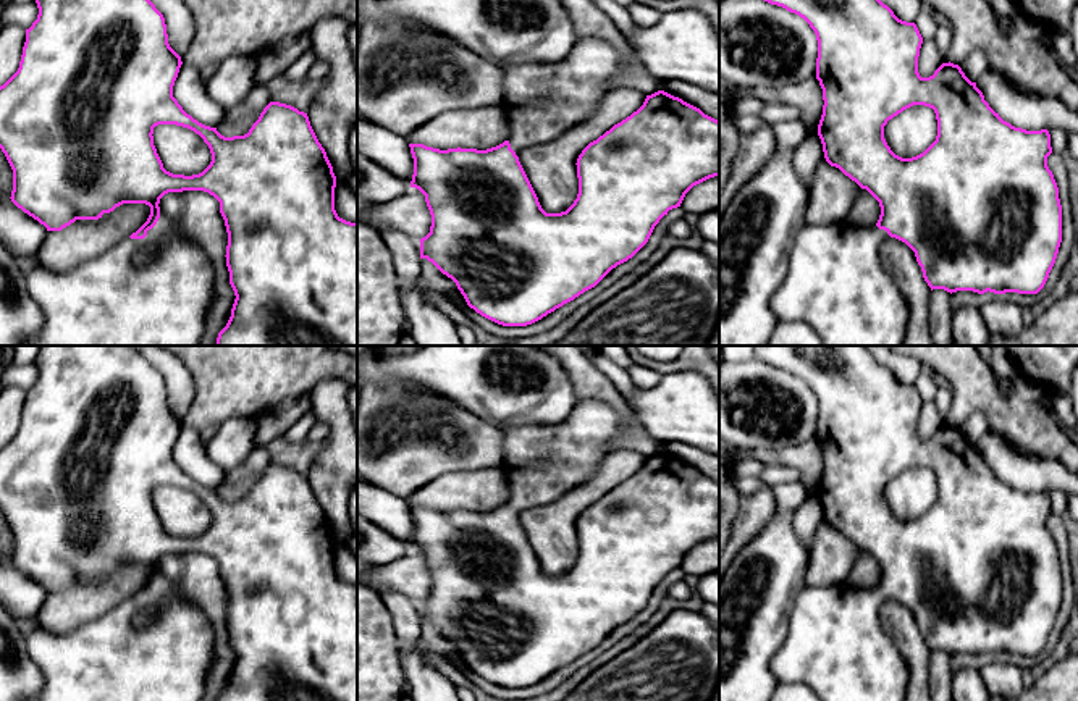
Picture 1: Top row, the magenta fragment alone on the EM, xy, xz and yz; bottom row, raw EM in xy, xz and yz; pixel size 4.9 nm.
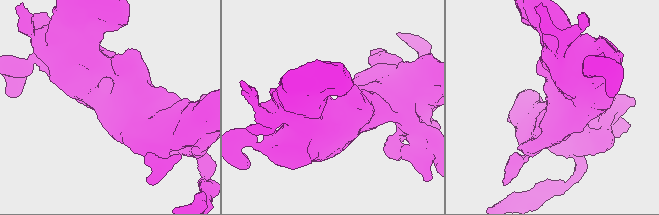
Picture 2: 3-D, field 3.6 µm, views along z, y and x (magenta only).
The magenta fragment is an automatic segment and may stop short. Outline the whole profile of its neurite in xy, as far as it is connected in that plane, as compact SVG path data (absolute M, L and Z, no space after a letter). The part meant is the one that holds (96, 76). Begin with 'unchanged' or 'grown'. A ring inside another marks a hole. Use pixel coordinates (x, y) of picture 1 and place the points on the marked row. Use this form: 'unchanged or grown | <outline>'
grown | M36 0L36 3L39 15L26 29L19 68L0 86L0 149L13 170L11 202L44 225L47 231L61 231L76 220L99 220L123 204L145 204L150 207L150 215L128 239L68 271L53 271L37 263L26 276L26 284L44 315L44 325L36 338L21 346L199 346L207 334L207 313L215 297L215 268L204 249L183 236L158 207L165 194L183 191L204 191L213 195L220 202L220 213L228 233L225 257L236 299L226 326L218 333L217 346L357 346L357 223L339 218L335 210L336 176L307 113L286 103L270 102L247 134L225 137L217 128L205 126L187 115L173 97L173 86L183 61L168 44L163 15L150 0ZM158 124L176 124L199 134L210 149L210 165L192 176L166 171L154 145L152 134Z

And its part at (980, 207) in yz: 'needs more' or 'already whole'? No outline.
needs more

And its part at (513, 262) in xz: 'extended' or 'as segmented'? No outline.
extended

